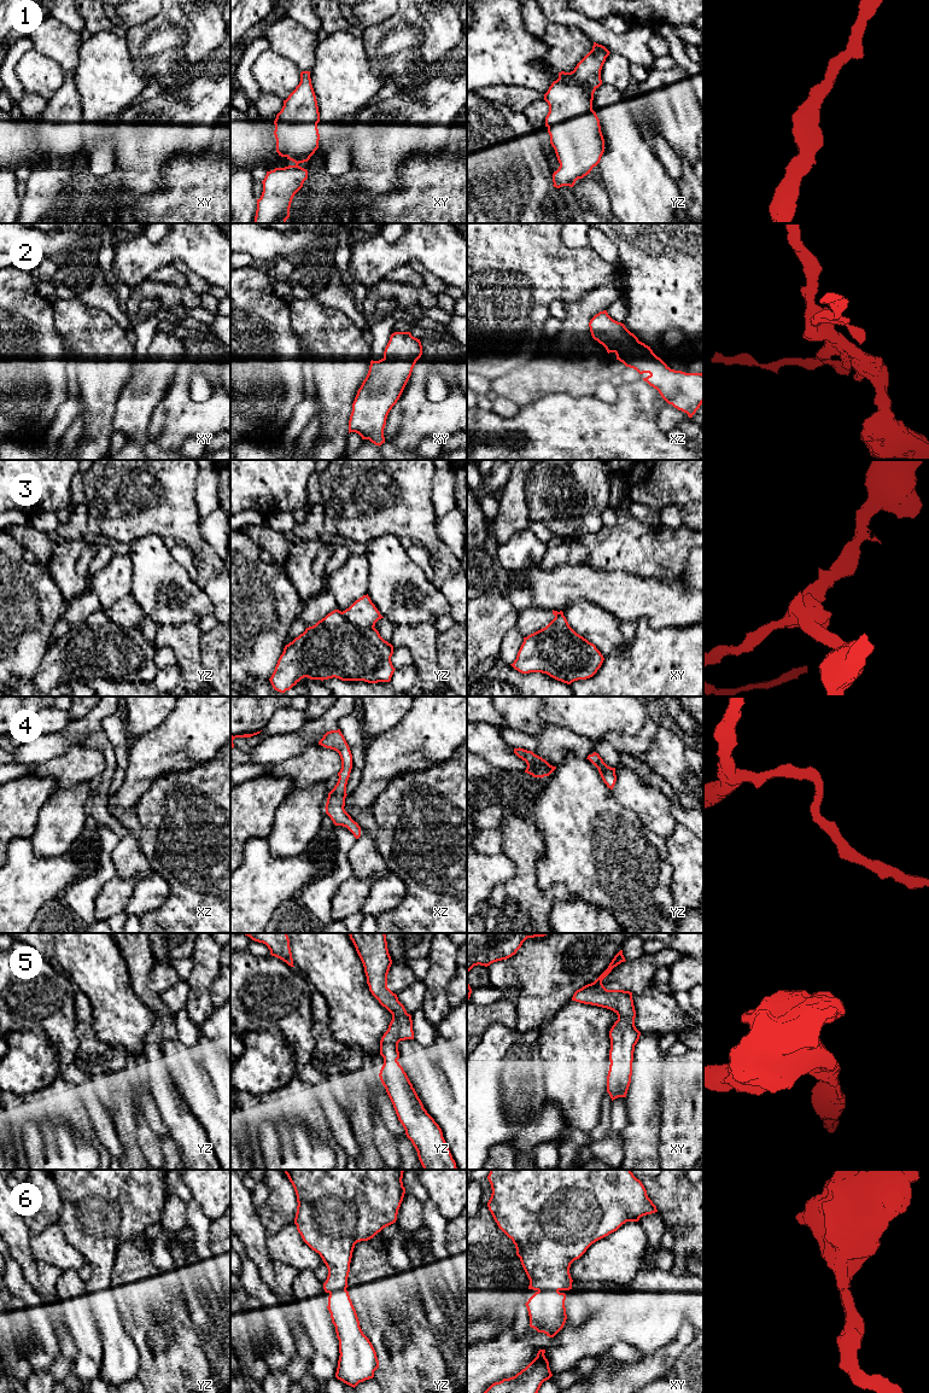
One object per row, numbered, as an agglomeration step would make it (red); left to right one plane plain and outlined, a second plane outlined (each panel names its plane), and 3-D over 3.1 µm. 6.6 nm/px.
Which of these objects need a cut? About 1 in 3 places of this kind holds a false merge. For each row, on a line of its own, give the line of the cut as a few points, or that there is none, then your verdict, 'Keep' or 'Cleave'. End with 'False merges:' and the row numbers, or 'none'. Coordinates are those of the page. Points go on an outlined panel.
1: No split. Keep
2: No split. Keep
3: Split along yz (340, 612), (352, 623), (373, 627). Cleave
4: No split. Keep
5: No split. Keep
6: No split. Keep
False merges: 3

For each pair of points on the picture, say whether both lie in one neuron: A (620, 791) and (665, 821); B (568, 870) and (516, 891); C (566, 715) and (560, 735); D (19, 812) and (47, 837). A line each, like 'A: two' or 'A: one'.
A: one
B: two
C: two
D: two

